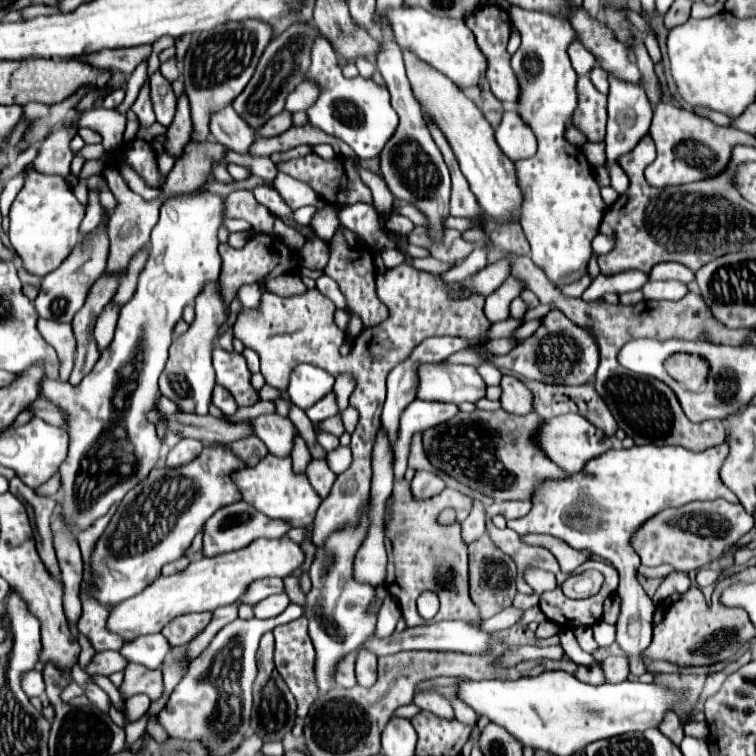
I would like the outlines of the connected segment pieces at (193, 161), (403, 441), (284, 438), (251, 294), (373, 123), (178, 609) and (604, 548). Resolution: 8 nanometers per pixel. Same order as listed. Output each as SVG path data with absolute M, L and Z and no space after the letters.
M189 141L167 177L163 195L199 189L213 179L213 163L225 163L227 147L215 141Z
M415 399L403 413L399 421L399 433L395 441L395 479L401 479L407 469L411 439L415 433L427 431L429 427L435 427L439 423L445 423L455 415L457 405L453 403L427 403Z
M265 413L253 419L245 419L253 427L253 433L267 445L273 455L289 455L291 439L295 437L295 425L277 413Z
M243 285L243 287L237 291L237 299L241 301L243 309L257 309L263 291L265 291L263 285Z
M317 35L311 47L311 65L303 77L305 81L313 81L319 87L317 101L307 109L309 125L345 141L359 159L373 159L385 147L387 139L393 135L399 119L395 109L391 107L391 97L385 87L375 85L371 79L347 79L341 73L341 65L331 43Z
M283 535L279 539L255 539L251 545L239 551L215 555L211 559L191 561L185 571L169 577L161 575L139 595L115 605L115 611L111 613L109 619L109 631L123 635L125 641L149 633L159 633L173 617L193 611L213 611L217 607L231 605L247 593L253 581L265 577L283 579L299 571L303 561L305 561L305 551L301 549L301 545L291 541L289 535Z
M641 445L641 447L631 447L631 449L611 449L607 455L601 455L599 459L587 463L587 467L579 475L571 475L559 483L543 483L539 487L539 495L535 495L533 503L535 507L531 509L529 515L521 519L507 521L507 527L517 531L519 535L529 535L529 533L547 533L557 539L563 539L569 547L577 551L587 551L595 557L601 557L603 561L611 561L611 565L619 571L621 583L617 589L617 595L621 599L621 613L615 623L617 627L617 645L625 653L629 661L629 673L631 675L643 675L643 659L641 653L651 641L651 619L655 613L655 605L651 597L643 591L641 583L637 581L637 567L639 567L639 555L635 555L635 549L631 545L633 533L653 515L659 511L671 509L671 507L683 507L685 503L691 501L715 501L715 499L727 499L731 503L738 503L736 495L731 489L727 489L721 479L719 479L719 467L723 459L727 457L727 445L717 445L711 449L705 449L701 453L693 453L685 447L657 447L657 445Z

